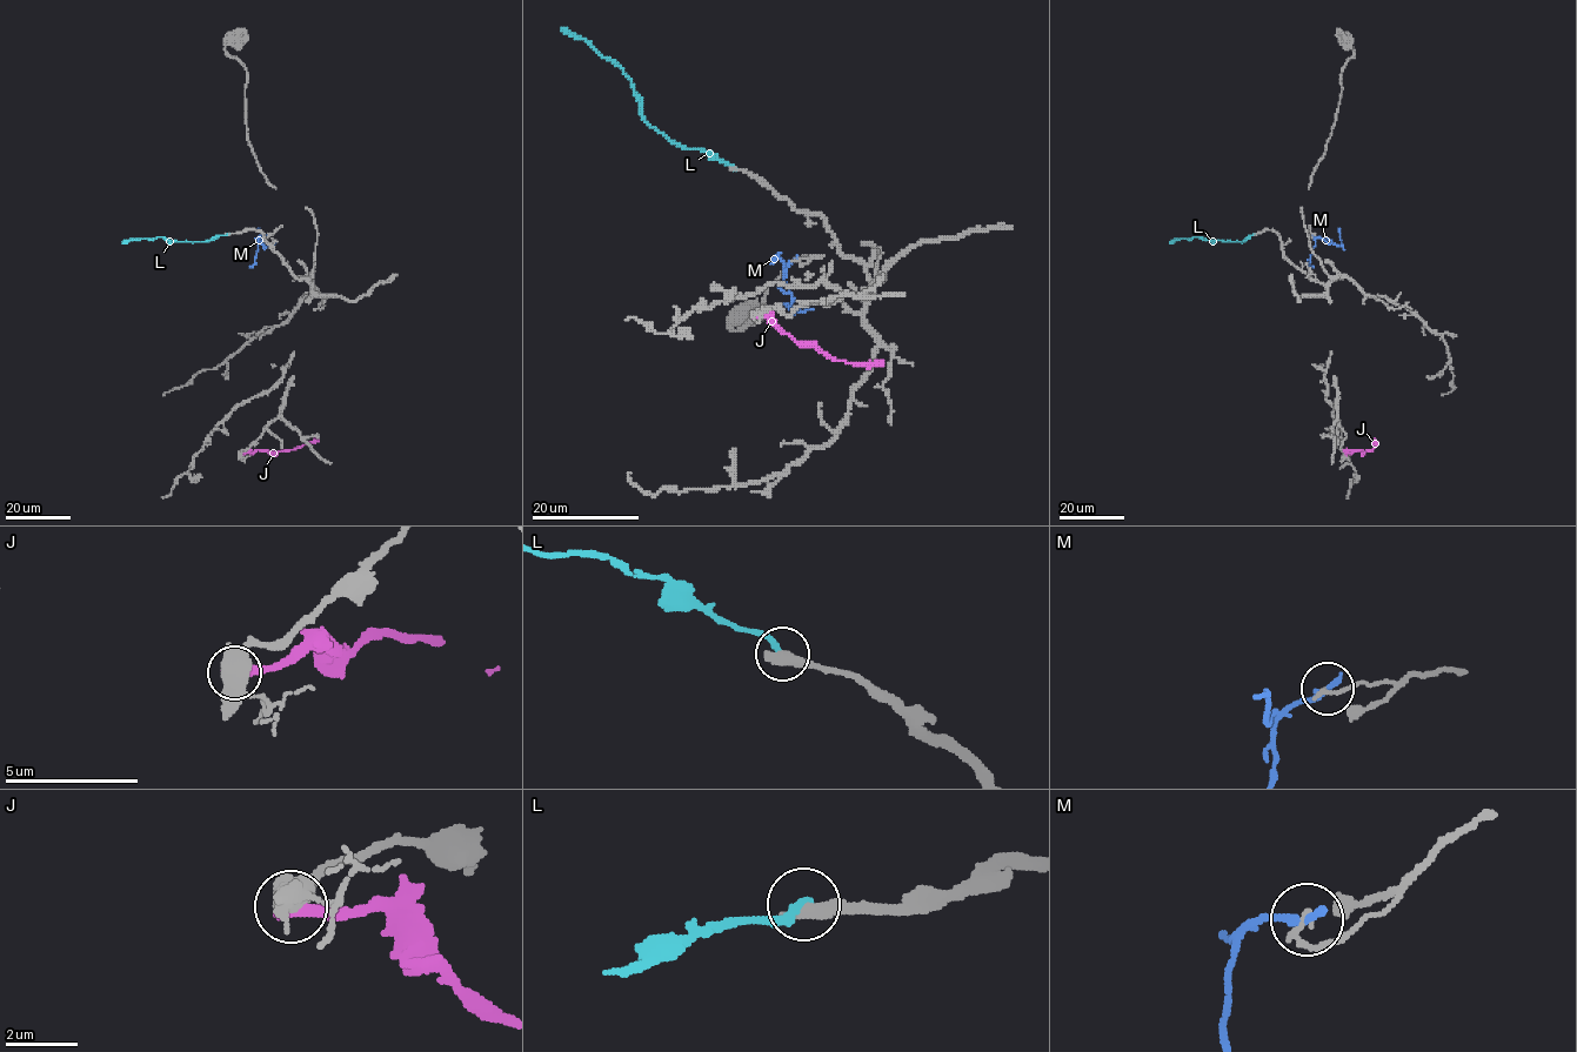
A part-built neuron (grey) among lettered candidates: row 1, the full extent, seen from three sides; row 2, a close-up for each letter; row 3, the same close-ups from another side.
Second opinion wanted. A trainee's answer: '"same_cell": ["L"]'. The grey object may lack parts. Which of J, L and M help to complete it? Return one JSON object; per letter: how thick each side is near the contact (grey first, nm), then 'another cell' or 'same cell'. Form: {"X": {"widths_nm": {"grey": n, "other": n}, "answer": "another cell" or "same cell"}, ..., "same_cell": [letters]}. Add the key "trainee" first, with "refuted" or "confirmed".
{"trainee": "refuted", "J": {"widths_nm": {"grey": 550, "other": 500}, "answer": "another cell"}, "L": {"widths_nm": {"grey": 440, "other": 240}, "answer": "another cell"}, "M": {"widths_nm": {"grey": 150, "other": 260}, "answer": "another cell"}, "same_cell": []}

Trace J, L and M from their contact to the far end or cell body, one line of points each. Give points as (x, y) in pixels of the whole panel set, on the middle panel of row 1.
J: (754, 316), (769, 316), (799, 343), (814, 344), (830, 356), (850, 363), (882, 362)
L: (735, 167), (710, 153), (680, 146), (659, 133), (641, 114), (640, 96), (626, 74), (586, 40), (560, 29)
M: (795, 260), (784, 268), (784, 283), (789, 289), (793, 307), (784, 305)

